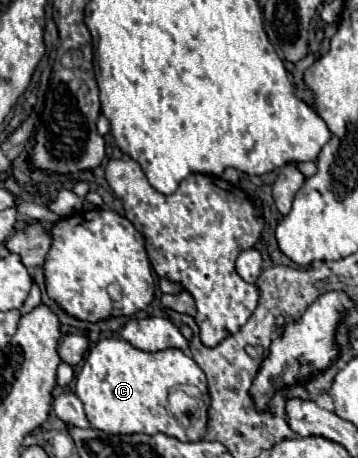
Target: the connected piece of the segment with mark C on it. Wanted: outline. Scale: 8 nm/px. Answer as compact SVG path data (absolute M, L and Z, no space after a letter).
M102 339L86 357L82 371L76 379L76 395L84 403L86 417L94 429L108 435L132 433L164 433L180 441L200 441L206 427L206 415L200 417L200 427L184 427L166 409L168 393L176 385L194 385L208 397L206 377L192 357L180 349L166 351L140 351L122 339Z

